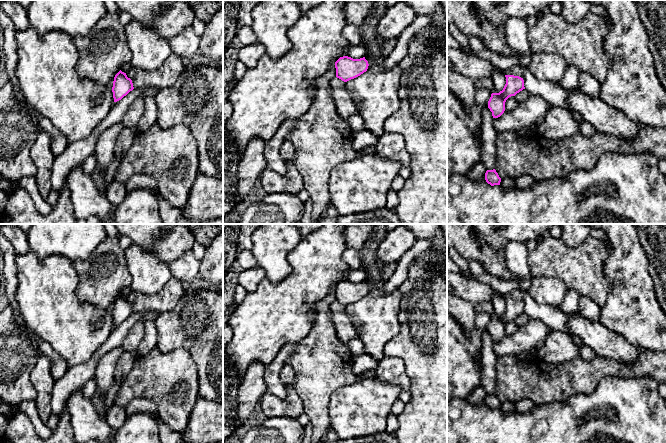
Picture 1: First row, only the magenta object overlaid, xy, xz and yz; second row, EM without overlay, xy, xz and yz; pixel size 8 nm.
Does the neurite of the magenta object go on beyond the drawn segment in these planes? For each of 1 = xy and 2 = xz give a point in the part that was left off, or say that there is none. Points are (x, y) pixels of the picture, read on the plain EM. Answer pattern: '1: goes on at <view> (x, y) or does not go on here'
1: does not go on here
2: does not go on here

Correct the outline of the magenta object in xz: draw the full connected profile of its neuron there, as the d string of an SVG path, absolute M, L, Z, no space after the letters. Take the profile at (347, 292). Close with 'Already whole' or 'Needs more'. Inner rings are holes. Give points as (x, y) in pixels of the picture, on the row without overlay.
M348 280L340 281L335 286L336 301L347 306L366 296L368 290L369 288L365 281L360 283L353 283Z. Already whole

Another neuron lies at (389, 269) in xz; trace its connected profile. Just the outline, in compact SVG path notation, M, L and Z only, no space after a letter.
M386 263L384 267L384 272L382 273L382 278L386 282L396 271L397 263Z

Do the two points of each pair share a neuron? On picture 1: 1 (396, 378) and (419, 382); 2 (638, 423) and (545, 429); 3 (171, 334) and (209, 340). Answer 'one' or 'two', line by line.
1: two
2: one
3: one

